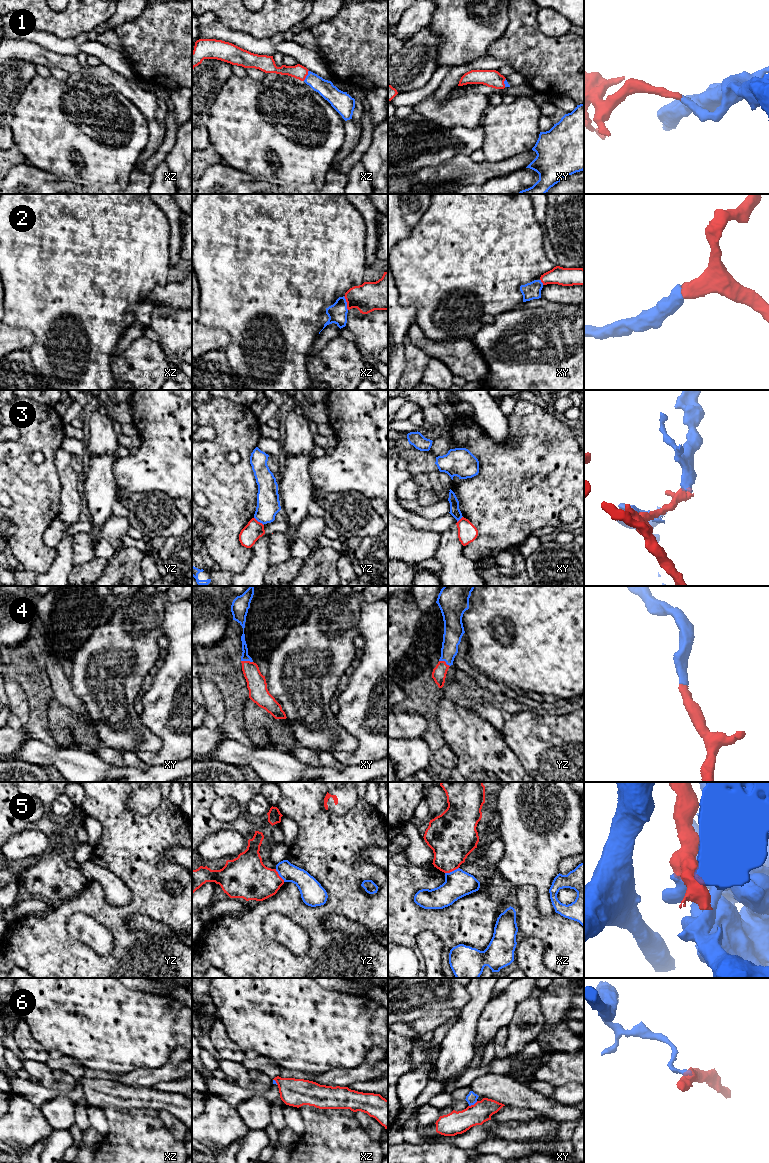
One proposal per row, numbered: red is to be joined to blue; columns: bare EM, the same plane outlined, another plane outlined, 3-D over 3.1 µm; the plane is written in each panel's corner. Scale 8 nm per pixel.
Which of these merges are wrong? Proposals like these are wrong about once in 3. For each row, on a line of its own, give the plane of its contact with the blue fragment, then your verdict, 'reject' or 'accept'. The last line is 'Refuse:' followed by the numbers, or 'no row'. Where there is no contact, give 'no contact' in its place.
1: xz | accept
2: xz | accept
3: yz | reject
4: xy | accept
5: xz | reject
6: xy | reject
Refuse: 3, 5, 6

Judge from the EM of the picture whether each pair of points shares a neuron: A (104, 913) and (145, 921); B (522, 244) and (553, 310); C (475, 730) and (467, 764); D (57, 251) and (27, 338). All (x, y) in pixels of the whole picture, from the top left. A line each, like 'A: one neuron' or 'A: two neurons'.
A: two neurons
B: two neurons
C: one neuron
D: two neurons

